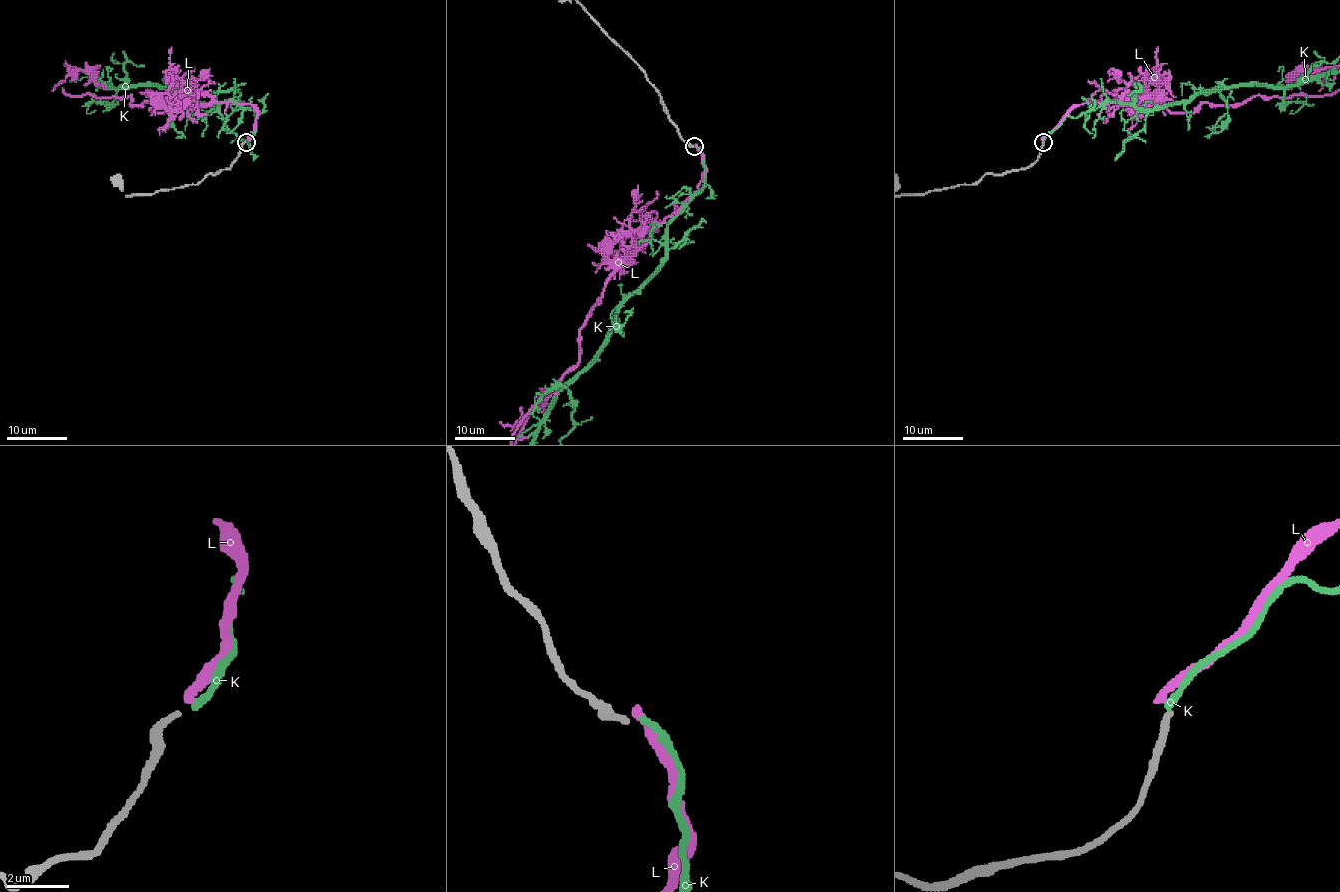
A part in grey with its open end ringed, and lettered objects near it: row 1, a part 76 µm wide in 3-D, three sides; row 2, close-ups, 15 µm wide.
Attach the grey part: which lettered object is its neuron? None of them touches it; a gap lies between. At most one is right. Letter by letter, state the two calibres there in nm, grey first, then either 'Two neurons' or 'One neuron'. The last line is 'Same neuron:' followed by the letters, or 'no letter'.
K: Thickness 200 nm (grey) against 240 nm. One neuron
L: Thickness 200 nm (grey) against 280 nm. Two neurons
Same neuron: K

